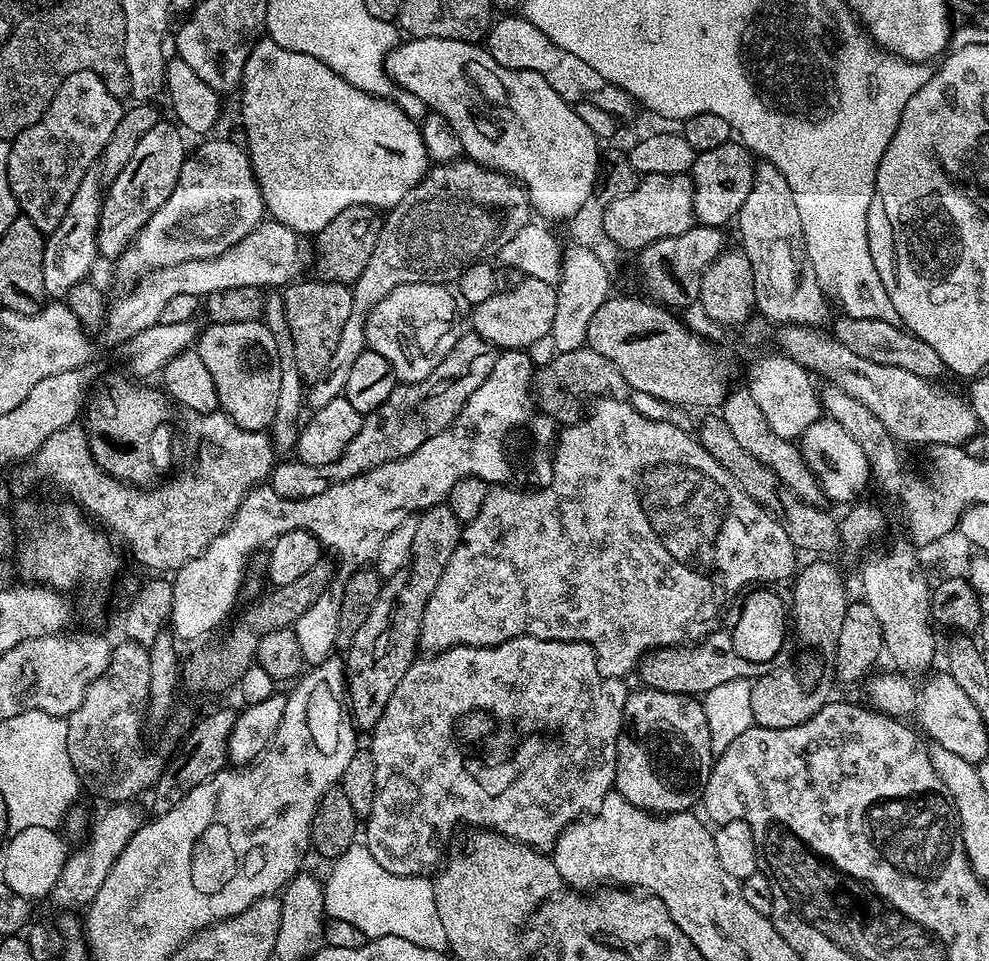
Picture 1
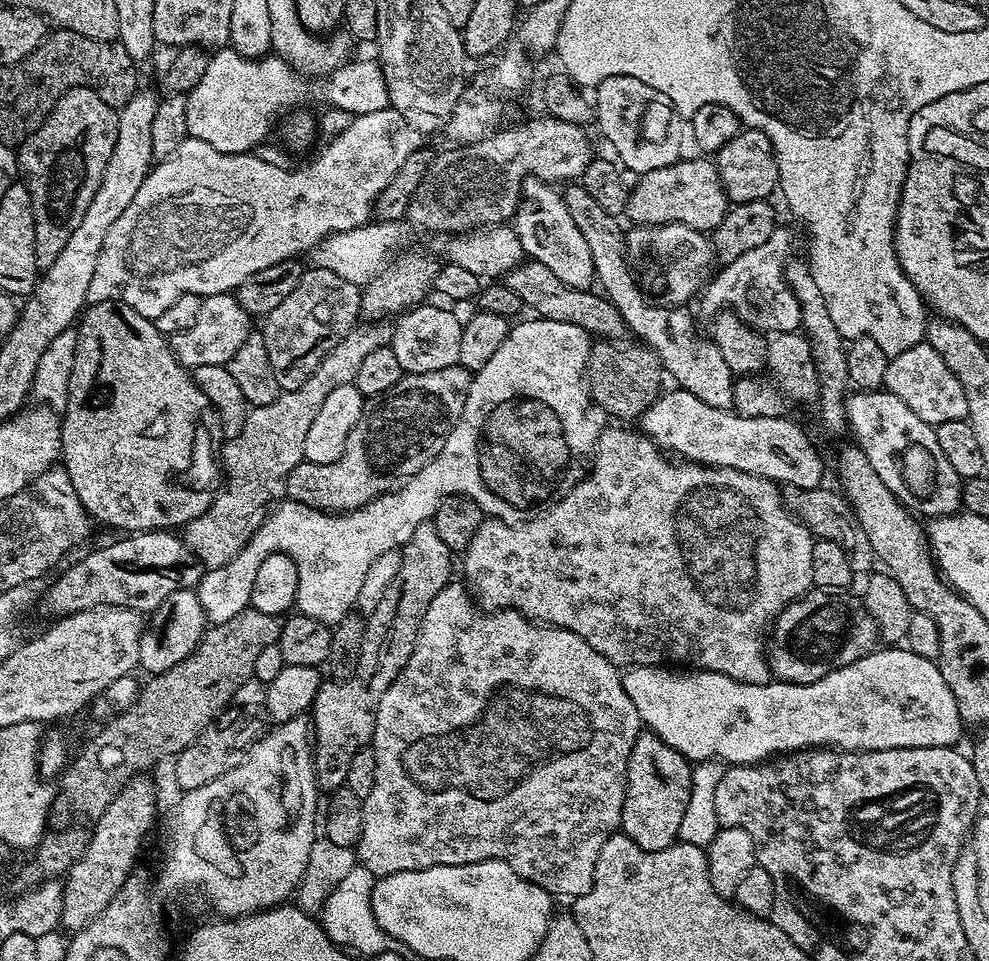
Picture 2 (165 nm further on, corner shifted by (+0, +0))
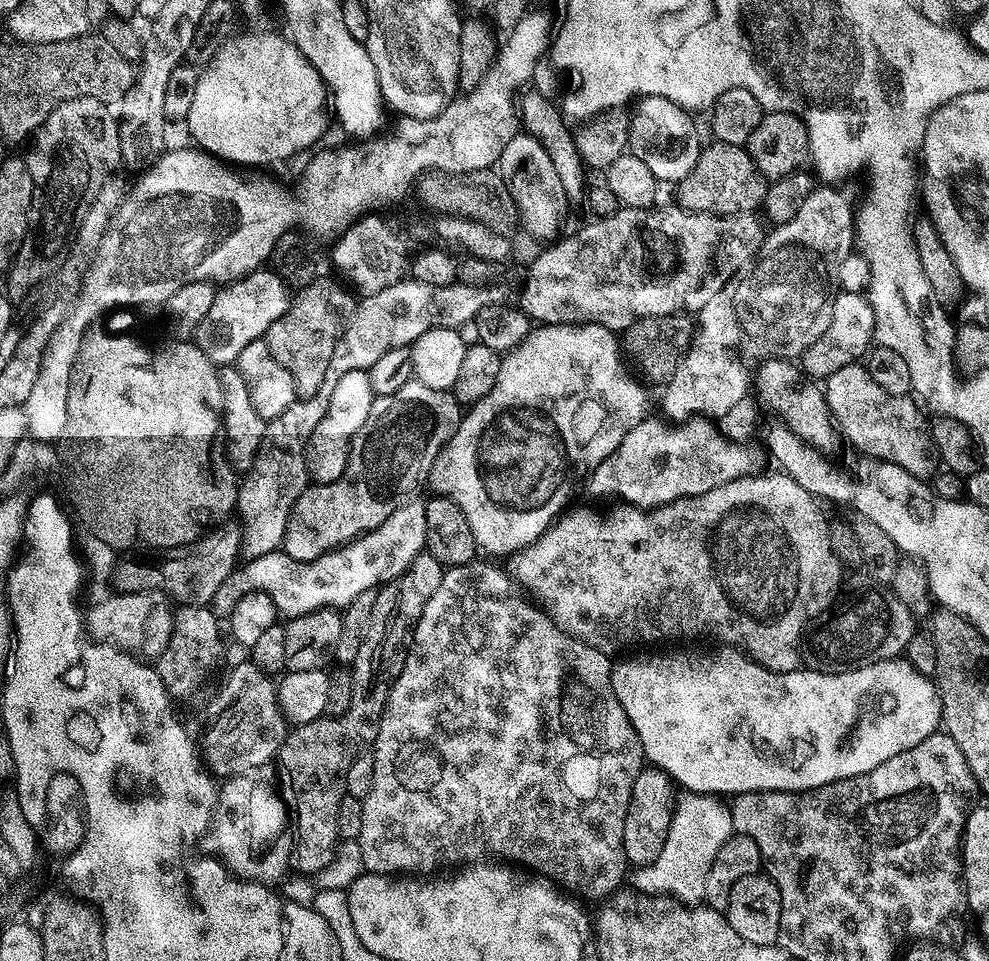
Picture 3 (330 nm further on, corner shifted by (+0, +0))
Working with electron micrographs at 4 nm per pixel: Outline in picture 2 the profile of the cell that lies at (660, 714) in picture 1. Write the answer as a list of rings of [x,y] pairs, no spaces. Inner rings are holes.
[[[644,730],[634,742],[634,750],[630,750],[626,778],[628,781],[620,815],[620,828],[623,835],[629,836],[635,844],[642,846],[642,850],[651,852],[666,850],[672,844],[677,843],[682,826],[682,814],[686,814],[686,802],[690,802],[692,764],[678,750],[674,750],[674,746],[666,746],[666,742],[662,742],[662,738]]]

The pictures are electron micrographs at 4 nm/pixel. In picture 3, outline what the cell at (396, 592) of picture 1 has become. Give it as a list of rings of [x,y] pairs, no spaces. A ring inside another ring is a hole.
[[[425,550],[418,553],[414,562],[410,562],[410,566],[402,575],[387,581],[377,591],[374,614],[370,614],[370,626],[366,630],[366,638],[350,665],[354,682],[354,698],[350,702],[350,710],[346,710],[346,714],[341,716],[325,714],[314,722],[297,724],[284,737],[278,753],[278,765],[280,764],[281,768],[280,780],[285,788],[282,795],[290,813],[290,836],[292,832],[290,868],[293,873],[296,871],[308,878],[315,877],[317,872],[330,866],[330,862],[335,858],[341,841],[338,830],[338,808],[346,793],[346,770],[350,770],[350,762],[354,762],[354,758],[361,755],[375,741],[392,683],[396,681],[400,667],[404,665],[404,653],[412,630],[418,618],[422,618],[422,610],[426,610],[426,602],[434,598],[434,590],[438,590],[438,582],[442,582],[445,571],[444,565],[438,562],[438,558],[434,558]]]

